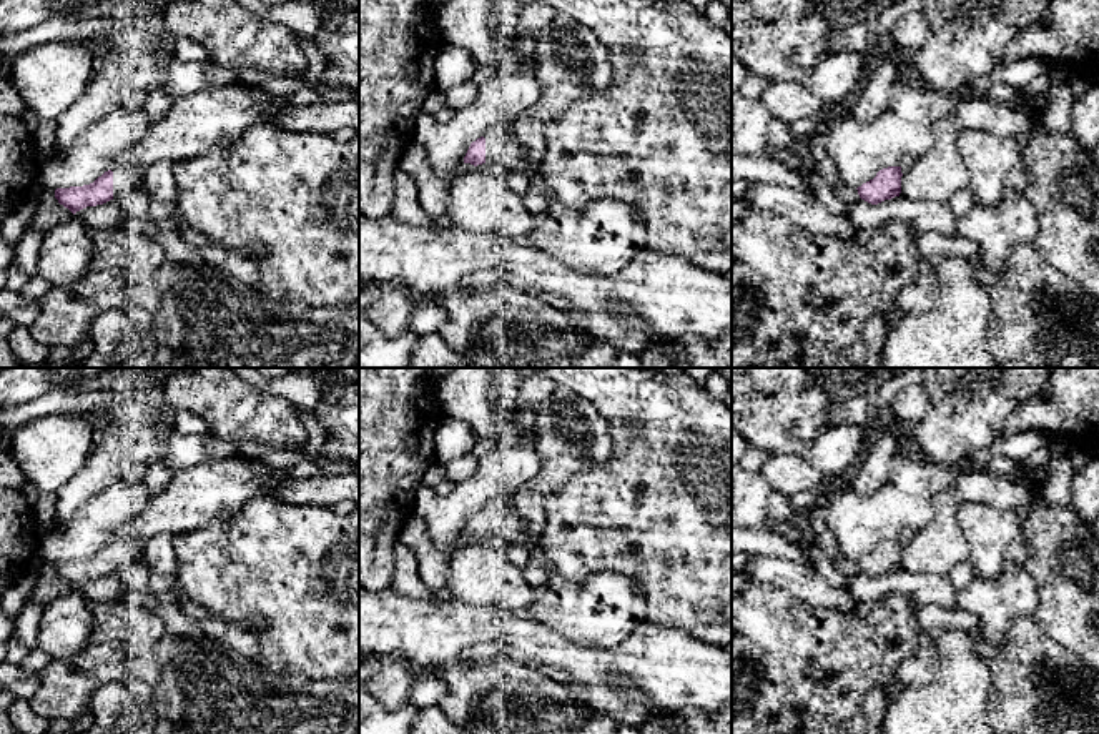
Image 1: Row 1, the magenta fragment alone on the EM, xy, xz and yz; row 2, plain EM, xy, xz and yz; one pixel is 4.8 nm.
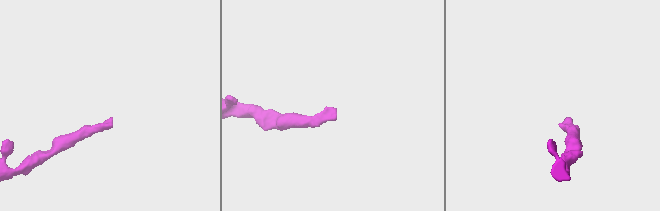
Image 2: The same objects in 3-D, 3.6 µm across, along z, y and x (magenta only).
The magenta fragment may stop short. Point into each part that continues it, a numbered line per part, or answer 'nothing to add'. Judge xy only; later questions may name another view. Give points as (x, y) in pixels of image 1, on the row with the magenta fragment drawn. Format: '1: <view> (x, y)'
1: xy (211, 117)

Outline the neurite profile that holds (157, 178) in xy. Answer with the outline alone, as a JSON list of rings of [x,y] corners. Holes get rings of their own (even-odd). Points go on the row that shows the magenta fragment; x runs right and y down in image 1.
[[[158,161],[146,168],[145,186],[151,198],[163,203],[178,201],[178,183],[173,175],[173,161]]]

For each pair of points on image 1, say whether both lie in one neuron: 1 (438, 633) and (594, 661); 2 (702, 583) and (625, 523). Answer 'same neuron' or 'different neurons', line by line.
1: same neuron
2: same neuron

